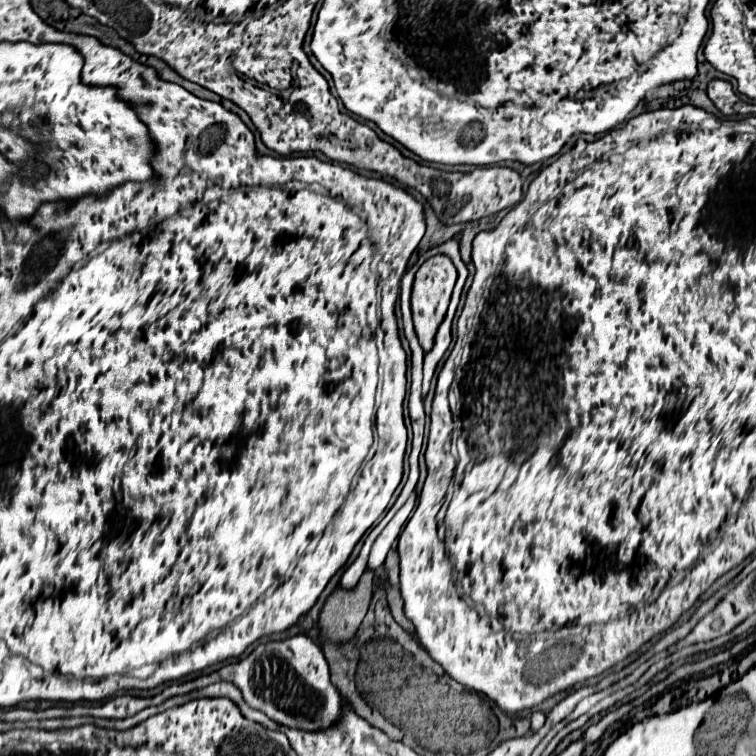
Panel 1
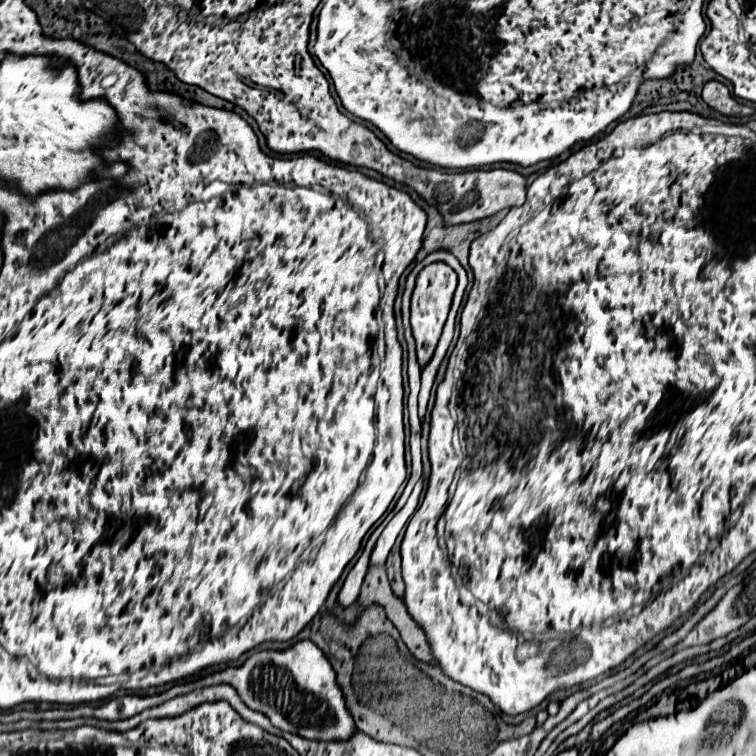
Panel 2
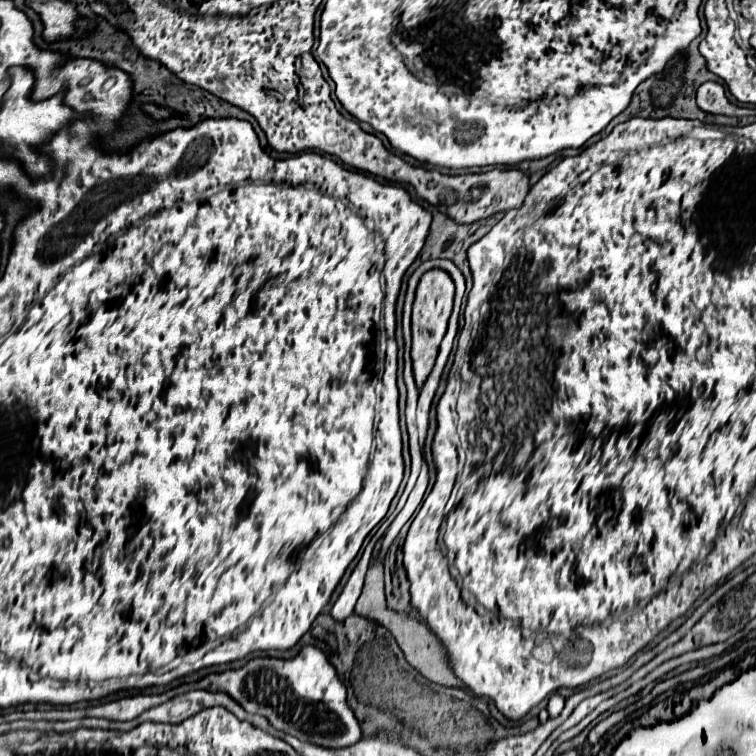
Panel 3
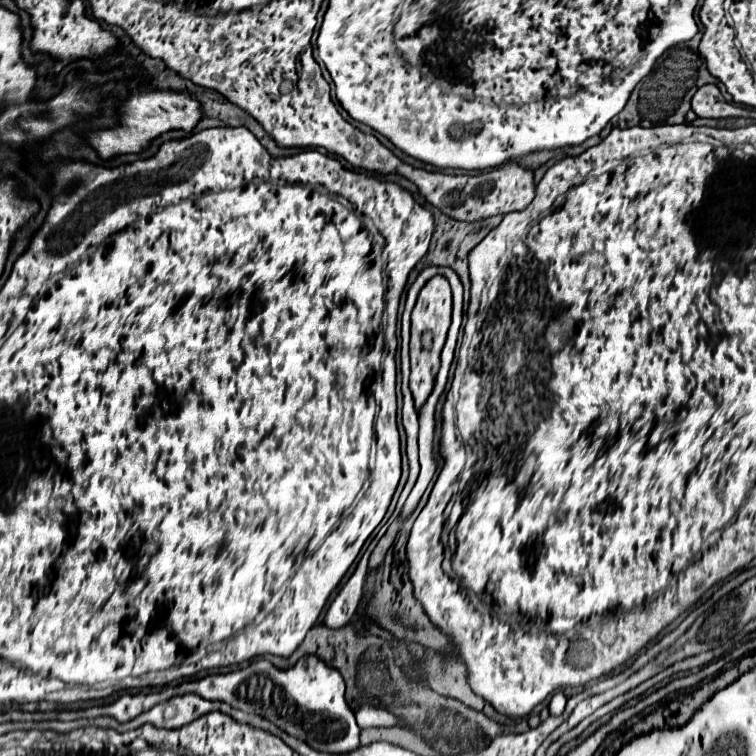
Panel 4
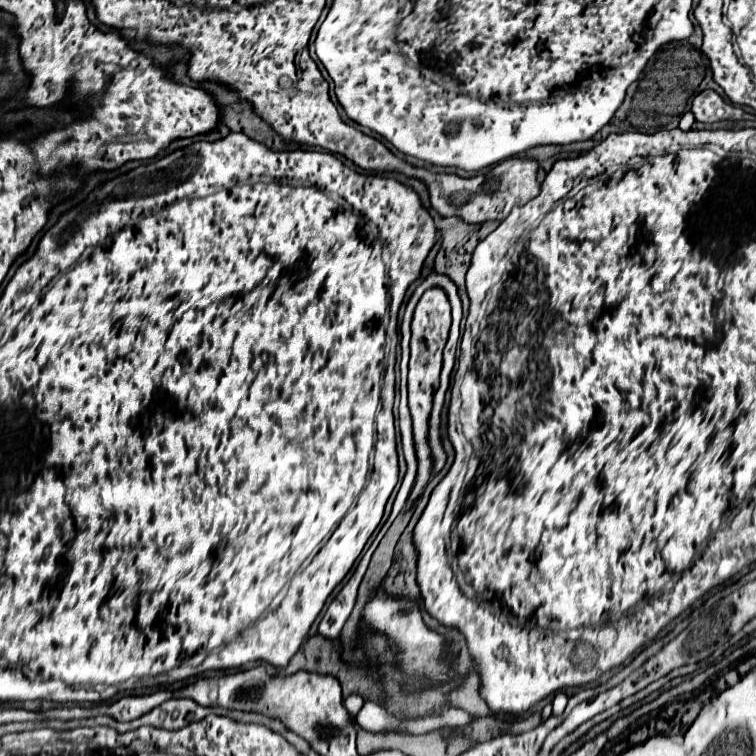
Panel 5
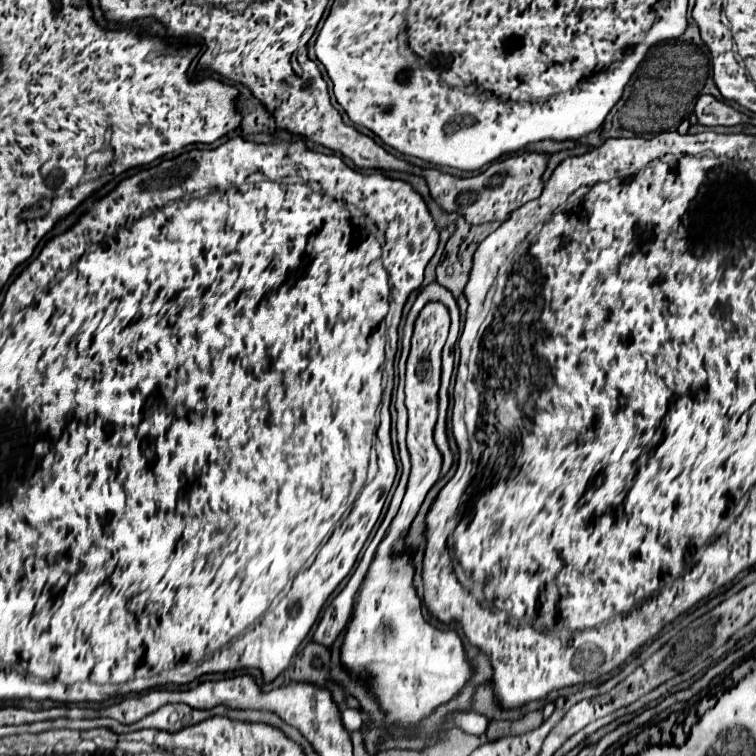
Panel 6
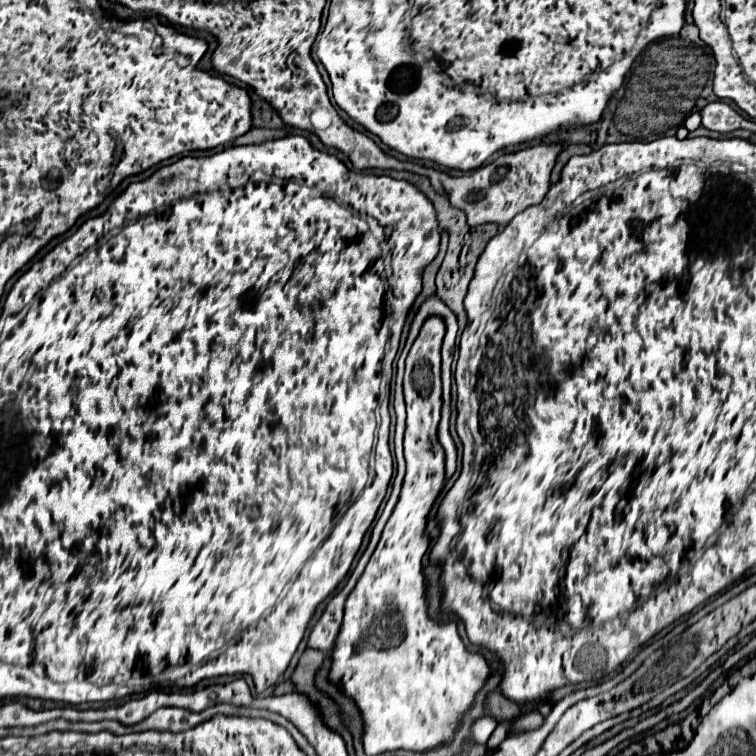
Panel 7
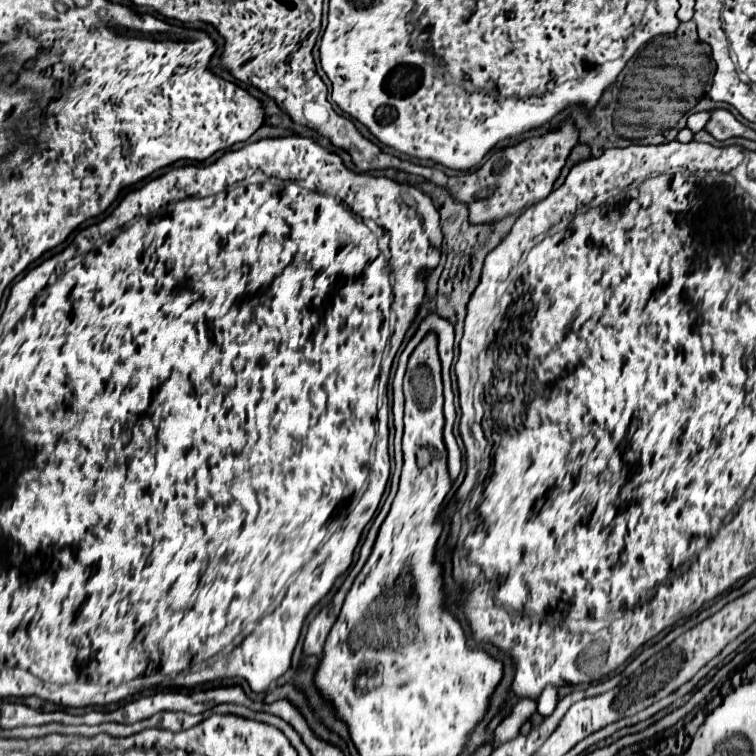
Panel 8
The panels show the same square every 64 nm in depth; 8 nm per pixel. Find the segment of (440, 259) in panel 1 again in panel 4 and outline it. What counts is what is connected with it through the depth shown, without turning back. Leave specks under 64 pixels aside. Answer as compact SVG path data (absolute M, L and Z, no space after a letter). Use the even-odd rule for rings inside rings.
M436 276L422 288L418 302L411 314L409 387L412 390L416 412L422 410L422 406L426 404L426 400L434 388L434 380L436 380L436 374L440 368L440 352L446 342L446 332L448 332L448 324L450 324L450 314L452 314L450 286L442 276Z

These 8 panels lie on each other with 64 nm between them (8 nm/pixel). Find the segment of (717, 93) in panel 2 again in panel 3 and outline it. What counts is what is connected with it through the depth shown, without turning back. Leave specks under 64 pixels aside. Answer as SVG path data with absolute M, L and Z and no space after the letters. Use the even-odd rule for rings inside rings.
M704 82L696 92L696 104L700 110L708 114L724 114L724 116L746 116L748 108L736 106L726 98L724 88L718 82Z

